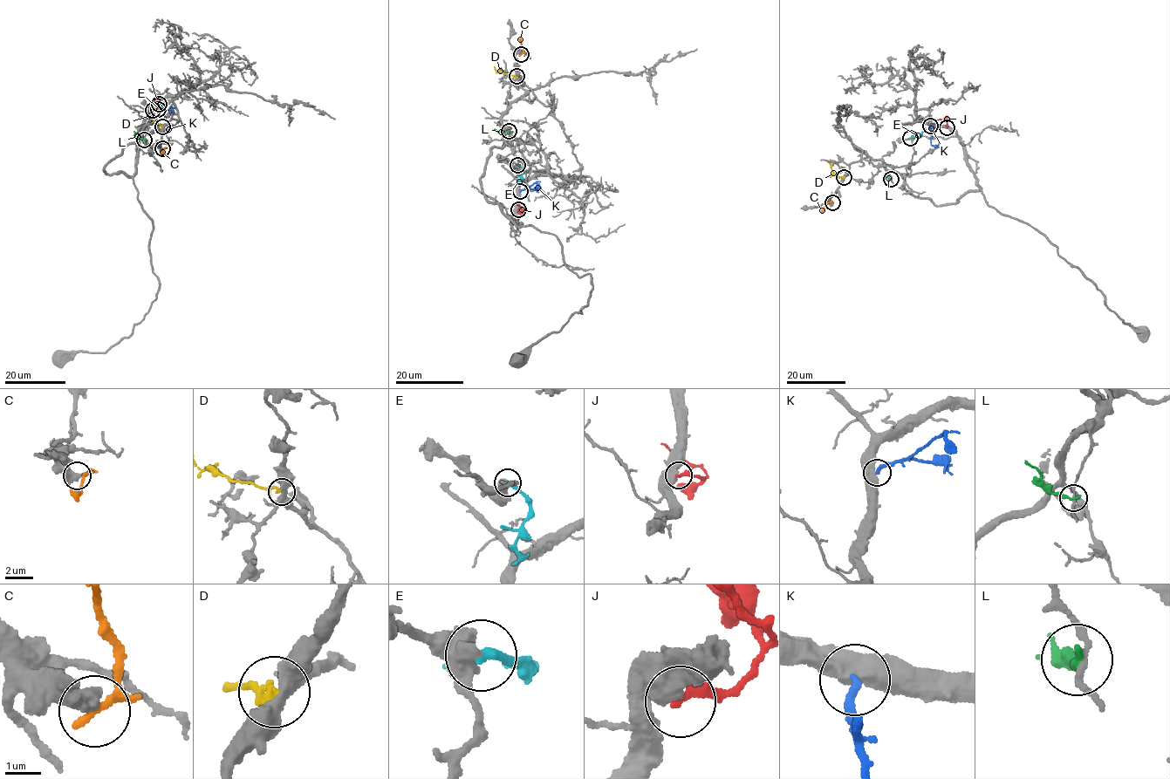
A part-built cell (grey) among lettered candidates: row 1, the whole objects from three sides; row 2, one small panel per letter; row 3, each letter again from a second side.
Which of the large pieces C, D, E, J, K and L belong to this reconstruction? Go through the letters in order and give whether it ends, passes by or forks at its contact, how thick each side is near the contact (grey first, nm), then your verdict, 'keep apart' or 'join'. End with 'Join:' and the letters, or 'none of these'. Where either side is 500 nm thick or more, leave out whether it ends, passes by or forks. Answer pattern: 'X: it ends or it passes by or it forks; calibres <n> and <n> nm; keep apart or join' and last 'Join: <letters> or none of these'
C: calibres 550 and 170 nm; keep apart
D: it passes by; calibres 400 and 160 nm; keep apart
E: calibres 500 and 280 nm; keep apart
J: calibres 750 and 280 nm; keep apart
K: calibres 550 and 240 nm; keep apart
L: it ends; calibres 160 and 240 nm; keep apart
Join: none of these

